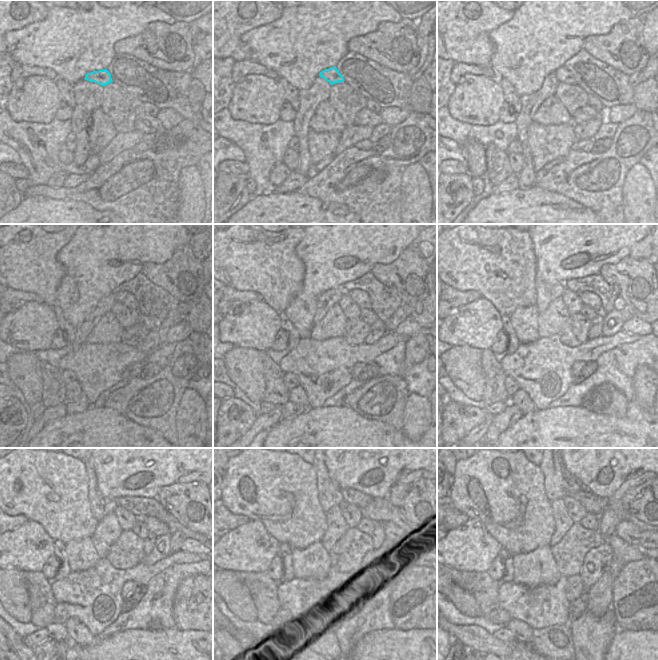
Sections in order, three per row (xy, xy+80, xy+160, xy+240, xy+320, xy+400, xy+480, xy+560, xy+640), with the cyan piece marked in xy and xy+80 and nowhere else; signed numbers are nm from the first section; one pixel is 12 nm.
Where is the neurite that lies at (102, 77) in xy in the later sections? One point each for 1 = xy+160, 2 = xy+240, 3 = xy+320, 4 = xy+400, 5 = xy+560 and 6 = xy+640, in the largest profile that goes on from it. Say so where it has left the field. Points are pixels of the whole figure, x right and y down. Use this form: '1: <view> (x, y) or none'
1: xy+160 (563, 75)
2: xy+240 (127, 299)
3: xy+320 (362, 299)
4: xy+400 (588, 298)
5: xy+560 (392, 532)
6: xy+640 (626, 530)

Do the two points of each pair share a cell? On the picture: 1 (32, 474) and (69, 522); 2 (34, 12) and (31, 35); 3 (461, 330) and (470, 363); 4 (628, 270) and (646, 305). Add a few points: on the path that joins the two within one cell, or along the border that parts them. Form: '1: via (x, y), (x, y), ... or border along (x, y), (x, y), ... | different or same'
1: via (41, 487), (44, 490), (46, 502), (56, 509) | same
2: border along (48, 10), (42, 20), (11, 31) | different
3: border along (452, 345), (468, 345), (482, 350) | different
4: via (636, 279), (644, 296) | same

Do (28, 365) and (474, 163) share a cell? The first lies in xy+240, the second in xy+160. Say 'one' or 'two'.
one

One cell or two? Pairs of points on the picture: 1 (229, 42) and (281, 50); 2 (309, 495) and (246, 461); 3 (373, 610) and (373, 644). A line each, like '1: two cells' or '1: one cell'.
1: two cells
2: one cell
3: two cells

